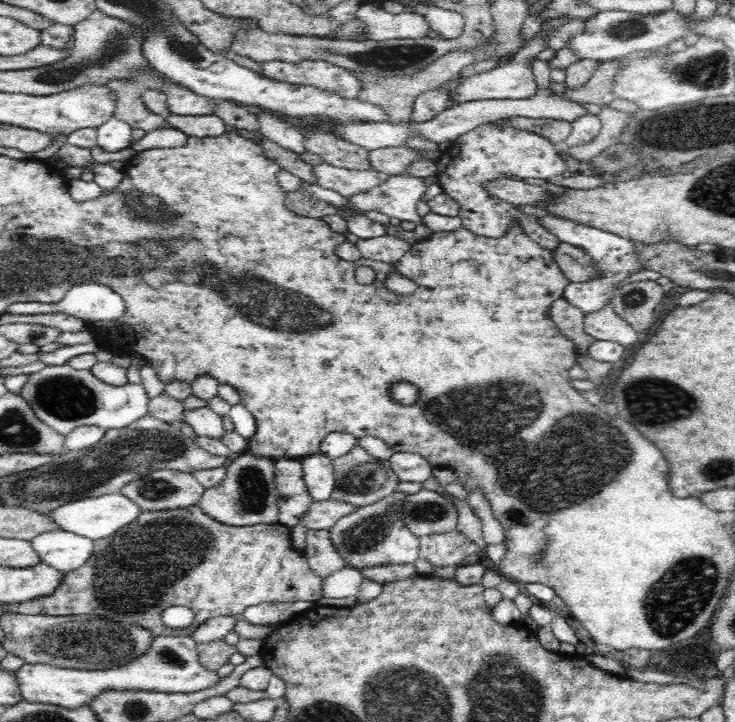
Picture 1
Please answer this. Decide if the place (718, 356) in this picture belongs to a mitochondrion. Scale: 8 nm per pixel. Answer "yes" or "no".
no

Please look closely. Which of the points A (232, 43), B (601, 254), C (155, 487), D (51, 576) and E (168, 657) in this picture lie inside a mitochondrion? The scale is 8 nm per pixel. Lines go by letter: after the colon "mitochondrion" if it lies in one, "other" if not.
A: other
B: other
C: mitochondrion
D: other
E: mitochondrion

